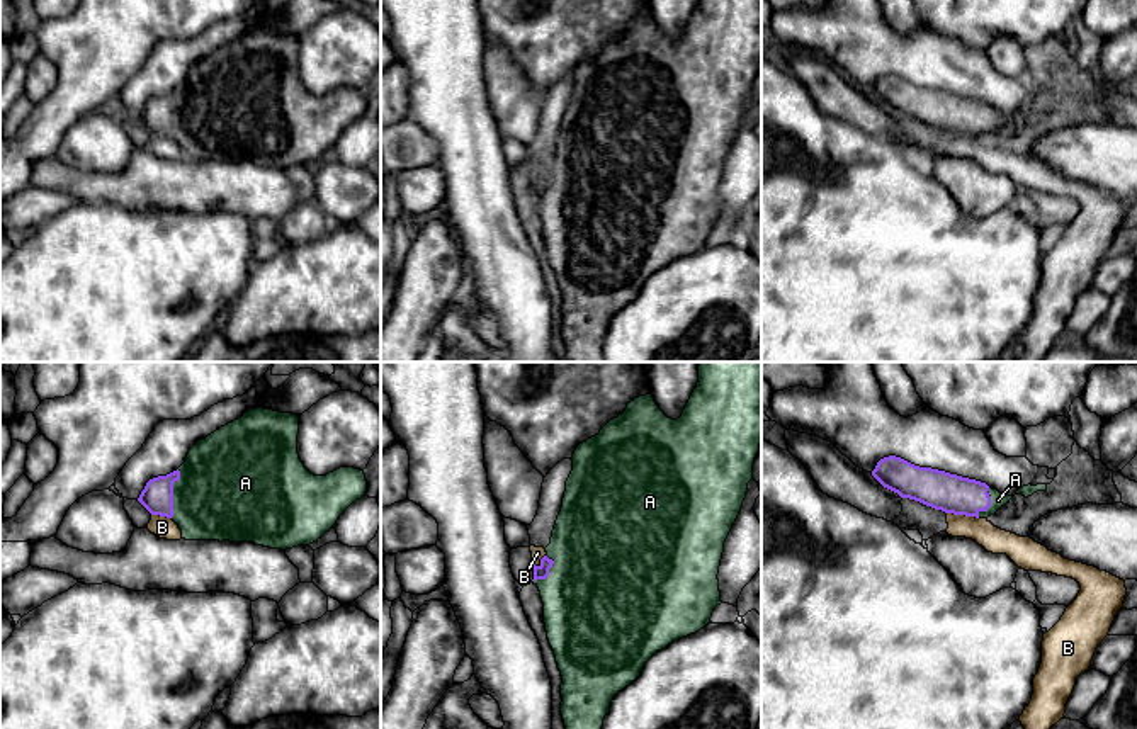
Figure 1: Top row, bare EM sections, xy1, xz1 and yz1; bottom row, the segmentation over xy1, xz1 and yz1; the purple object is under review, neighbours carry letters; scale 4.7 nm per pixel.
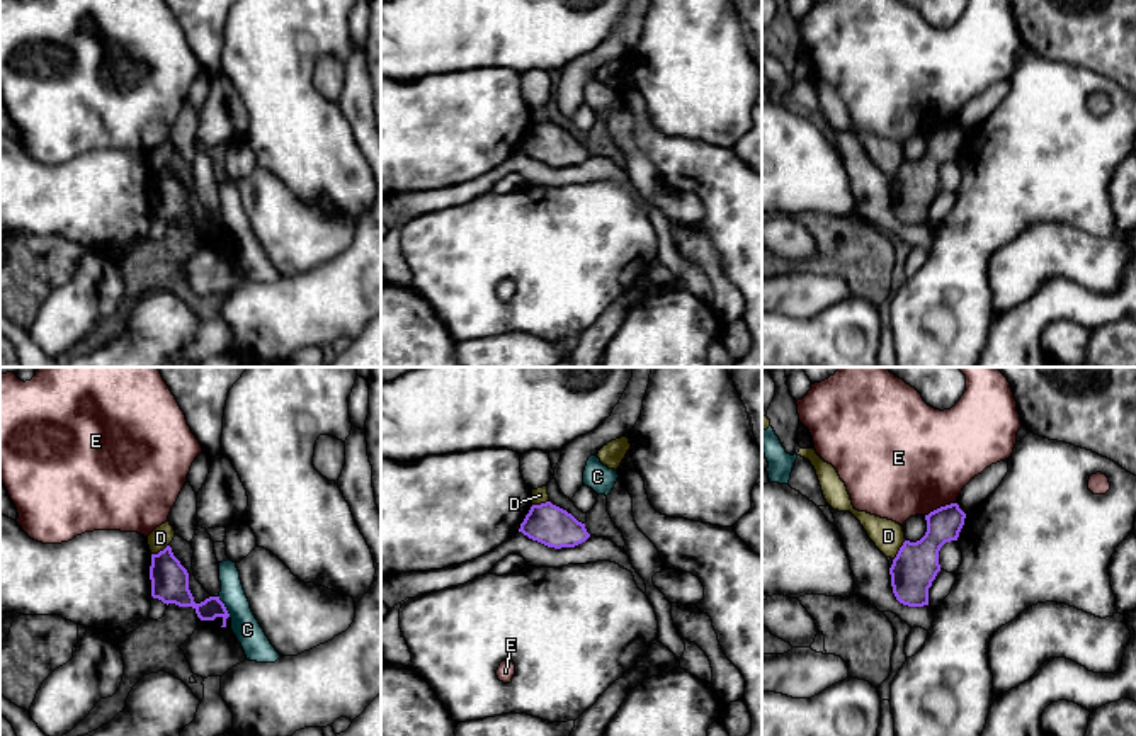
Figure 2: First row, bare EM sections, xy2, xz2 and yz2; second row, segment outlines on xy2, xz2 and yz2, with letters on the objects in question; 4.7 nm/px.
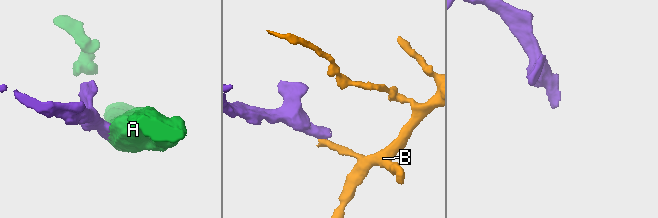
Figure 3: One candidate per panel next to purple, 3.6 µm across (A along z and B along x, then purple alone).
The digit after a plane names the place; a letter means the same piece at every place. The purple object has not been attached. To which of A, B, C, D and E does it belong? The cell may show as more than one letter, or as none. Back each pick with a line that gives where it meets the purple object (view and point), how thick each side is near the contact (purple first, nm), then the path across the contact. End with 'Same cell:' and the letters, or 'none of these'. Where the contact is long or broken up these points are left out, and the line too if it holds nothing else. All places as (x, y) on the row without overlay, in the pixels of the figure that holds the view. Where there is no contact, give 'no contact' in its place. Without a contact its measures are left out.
A: meets purple in xy1 at (172, 113); 150 nm thick on the purple side, 460 nm on the other
Same cell: A

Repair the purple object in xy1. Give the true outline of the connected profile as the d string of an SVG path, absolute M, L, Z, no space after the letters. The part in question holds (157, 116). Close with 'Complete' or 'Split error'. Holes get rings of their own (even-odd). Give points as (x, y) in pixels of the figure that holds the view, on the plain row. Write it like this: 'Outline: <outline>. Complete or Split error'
Outline: M265 27L250 29L199 59L177 90L150 99L138 121L151 134L172 138L185 160L253 161L280 170L309 165L321 158L352 122L365 116L367 100L364 90L354 87L340 87L326 95L311 93L299 78L297 53L297 34Z. Split error

